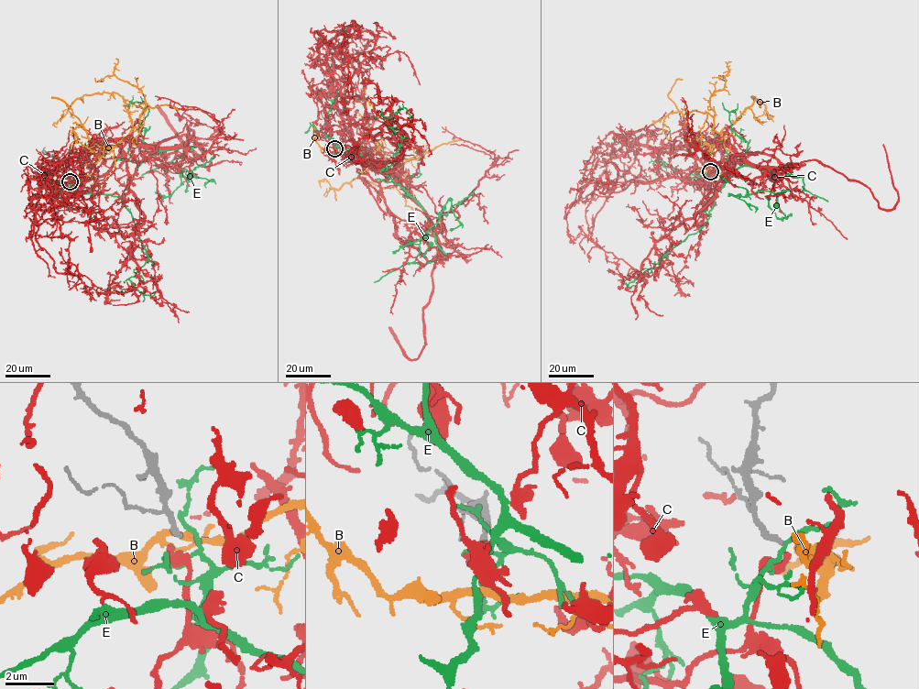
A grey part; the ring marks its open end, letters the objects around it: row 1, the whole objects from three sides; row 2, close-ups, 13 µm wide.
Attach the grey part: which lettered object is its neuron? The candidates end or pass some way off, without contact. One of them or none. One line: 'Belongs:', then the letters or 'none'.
Belongs: none

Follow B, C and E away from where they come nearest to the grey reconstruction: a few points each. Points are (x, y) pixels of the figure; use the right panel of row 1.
B: (710, 172), (706, 152), (720, 139), (720, 131), (751, 104), (752, 95), (765, 106), (755, 117), (763, 125)
C: (710, 172), (688, 182), (728, 172), (732, 149), (763, 166), (821, 161), (891, 210), (899, 195), (882, 145)
E: (710, 171), (703, 186), (714, 197), (744, 165), (803, 177), (800, 192), (730, 194), (755, 207), (755, 212)

